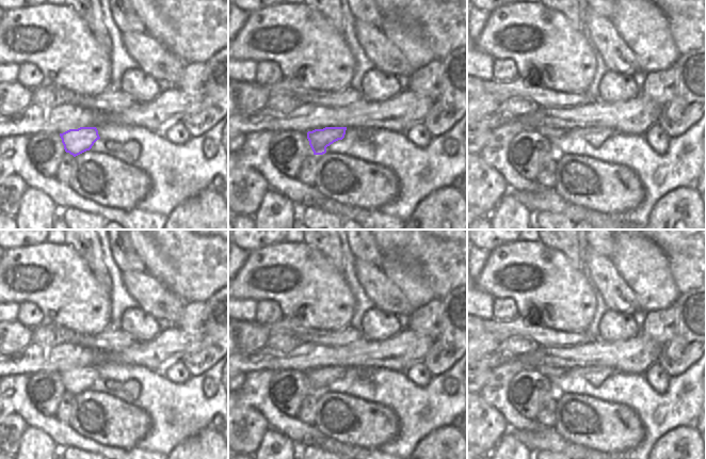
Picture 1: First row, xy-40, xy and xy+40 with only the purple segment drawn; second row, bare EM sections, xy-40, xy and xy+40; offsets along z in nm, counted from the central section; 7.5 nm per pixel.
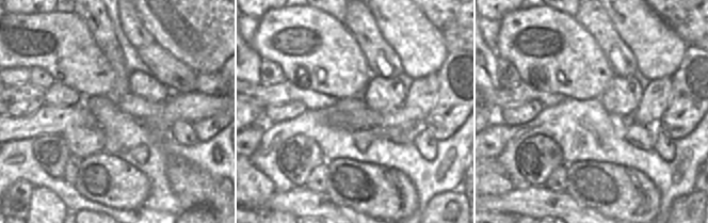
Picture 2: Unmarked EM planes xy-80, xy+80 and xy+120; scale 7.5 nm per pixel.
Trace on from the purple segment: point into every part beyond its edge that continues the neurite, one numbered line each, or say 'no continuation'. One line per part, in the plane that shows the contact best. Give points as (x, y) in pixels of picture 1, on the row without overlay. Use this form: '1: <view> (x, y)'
1: xy (351, 372)

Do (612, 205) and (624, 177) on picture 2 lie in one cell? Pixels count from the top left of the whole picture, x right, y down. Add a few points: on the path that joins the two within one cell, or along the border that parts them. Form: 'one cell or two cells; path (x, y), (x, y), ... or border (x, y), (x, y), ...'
one cell; path (617, 198), (624, 190), (624, 184)

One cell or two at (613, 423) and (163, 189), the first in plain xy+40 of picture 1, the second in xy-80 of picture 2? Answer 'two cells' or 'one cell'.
two cells

